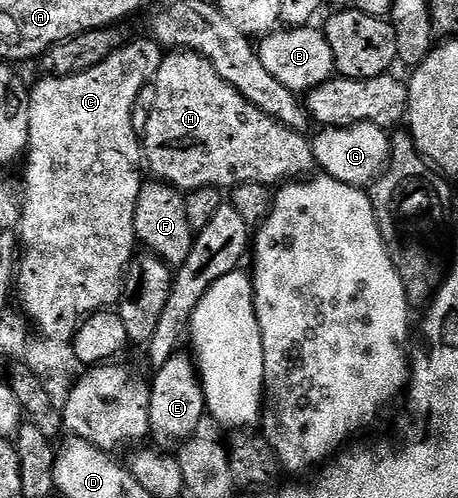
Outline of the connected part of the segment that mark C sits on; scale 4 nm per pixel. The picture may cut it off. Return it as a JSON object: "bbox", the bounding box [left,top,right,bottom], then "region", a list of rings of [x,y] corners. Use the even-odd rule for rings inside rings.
{"bbox":[16,37,164,340],"region":[[[145,37],[139,43],[130,43],[127,47],[122,47],[119,51],[111,50],[107,54],[106,58],[102,59],[97,63],[92,69],[88,69],[84,73],[76,73],[75,75],[69,75],[63,79],[55,79],[53,77],[42,77],[42,80],[34,87],[34,92],[31,93],[30,98],[28,98],[28,104],[30,106],[30,112],[28,113],[29,124],[30,124],[30,141],[29,148],[24,155],[24,162],[26,161],[26,191],[24,187],[24,198],[21,200],[22,204],[22,222],[20,224],[20,243],[24,250],[20,255],[20,262],[16,268],[16,295],[22,298],[22,305],[20,305],[21,310],[27,320],[36,328],[37,334],[41,337],[53,337],[57,340],[65,340],[67,337],[74,338],[77,333],[78,328],[81,326],[83,320],[89,318],[90,315],[94,315],[99,311],[104,311],[113,308],[117,304],[118,300],[122,298],[122,284],[126,278],[126,268],[129,267],[131,259],[135,258],[136,250],[136,240],[134,237],[134,214],[136,213],[136,201],[140,197],[140,189],[144,185],[144,179],[142,179],[142,171],[144,175],[144,143],[140,138],[140,131],[134,128],[134,106],[138,103],[138,94],[142,90],[147,90],[148,84],[153,80],[154,74],[160,69],[164,58],[163,48],[159,47],[157,43],[154,42],[153,38]]]}

